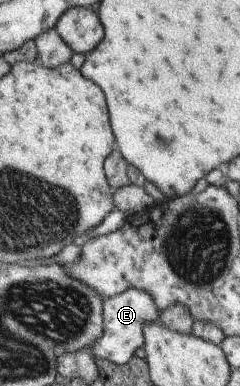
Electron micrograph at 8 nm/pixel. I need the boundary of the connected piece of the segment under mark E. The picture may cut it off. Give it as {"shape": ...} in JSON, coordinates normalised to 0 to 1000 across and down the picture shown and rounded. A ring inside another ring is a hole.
{"shape":[[[542,746],[500,764],[438,772],[433,868],[371,899],[367,909],[400,925],[433,925],[492,946],[525,946],[563,925],[558,915],[604,894],[600,852],[617,847],[617,837],[658,832],[667,813],[633,764],[583,749]]]}

